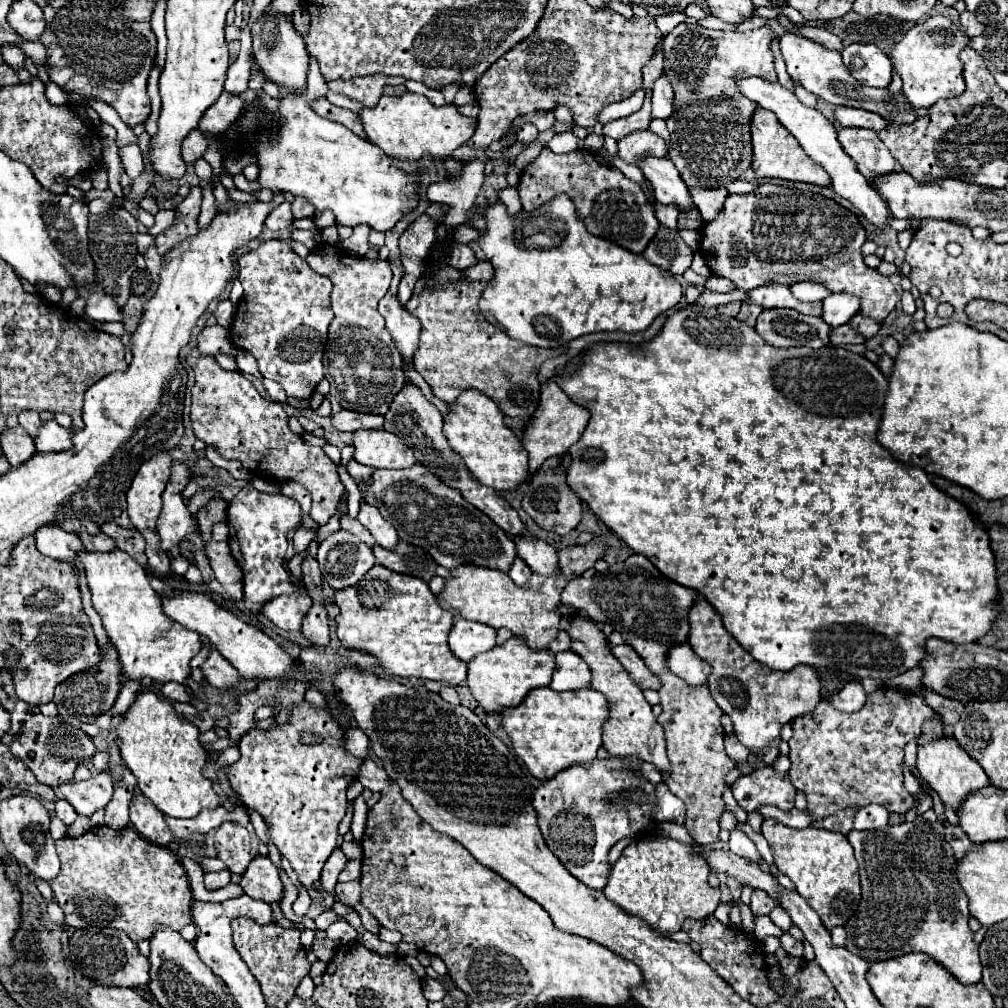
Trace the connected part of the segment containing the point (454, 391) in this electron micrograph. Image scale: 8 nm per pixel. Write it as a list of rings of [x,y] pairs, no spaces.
[[[478,261],[464,271],[460,283],[446,289],[424,289],[422,295],[412,295],[406,309],[418,317],[422,325],[420,349],[414,361],[418,373],[438,399],[452,405],[466,389],[478,389],[504,413],[506,427],[522,437],[524,425],[538,405],[538,371],[546,359],[558,355],[558,349],[538,349],[518,343],[482,317],[478,301],[492,279],[494,267],[488,261]]]

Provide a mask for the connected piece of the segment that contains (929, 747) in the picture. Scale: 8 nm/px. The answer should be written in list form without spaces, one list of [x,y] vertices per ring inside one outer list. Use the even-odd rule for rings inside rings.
[[[940,739],[940,741],[918,745],[916,767],[918,767],[920,775],[922,775],[922,779],[926,783],[930,783],[930,787],[940,795],[942,803],[954,807],[954,811],[960,809],[962,801],[970,793],[974,793],[974,791],[984,789],[984,787],[990,785],[988,775],[984,773],[984,769],[962,747],[958,747],[954,739]]]

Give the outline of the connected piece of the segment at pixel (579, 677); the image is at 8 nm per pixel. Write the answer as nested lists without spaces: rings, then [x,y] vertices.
[[[560,651],[554,655],[556,667],[550,687],[554,691],[576,691],[590,687],[590,667],[574,651]]]

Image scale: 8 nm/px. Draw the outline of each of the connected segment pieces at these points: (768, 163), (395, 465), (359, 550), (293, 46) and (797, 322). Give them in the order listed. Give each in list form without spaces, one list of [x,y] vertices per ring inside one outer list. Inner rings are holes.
[[[758,109],[752,117],[750,133],[752,133],[752,145],[754,145],[752,169],[758,177],[780,177],[788,181],[804,181],[804,183],[824,185],[824,187],[830,185],[828,173],[804,153],[804,149],[798,145],[794,137],[790,137],[790,133],[786,133],[786,129],[782,129],[774,113],[766,109]]]
[[[360,429],[354,433],[354,459],[374,469],[406,469],[416,463],[414,453],[386,429]]]
[[[344,529],[324,539],[316,555],[326,583],[334,589],[356,585],[374,565],[372,549]]]
[[[266,9],[266,13],[252,25],[252,43],[254,43],[254,47],[252,47],[254,57],[270,81],[284,85],[288,89],[294,89],[298,93],[306,91],[310,55],[306,51],[302,37],[296,33],[296,29],[290,21],[276,15],[272,9]]]
[[[764,309],[756,321],[758,335],[774,347],[824,347],[830,327],[820,317],[802,315],[794,309]]]

